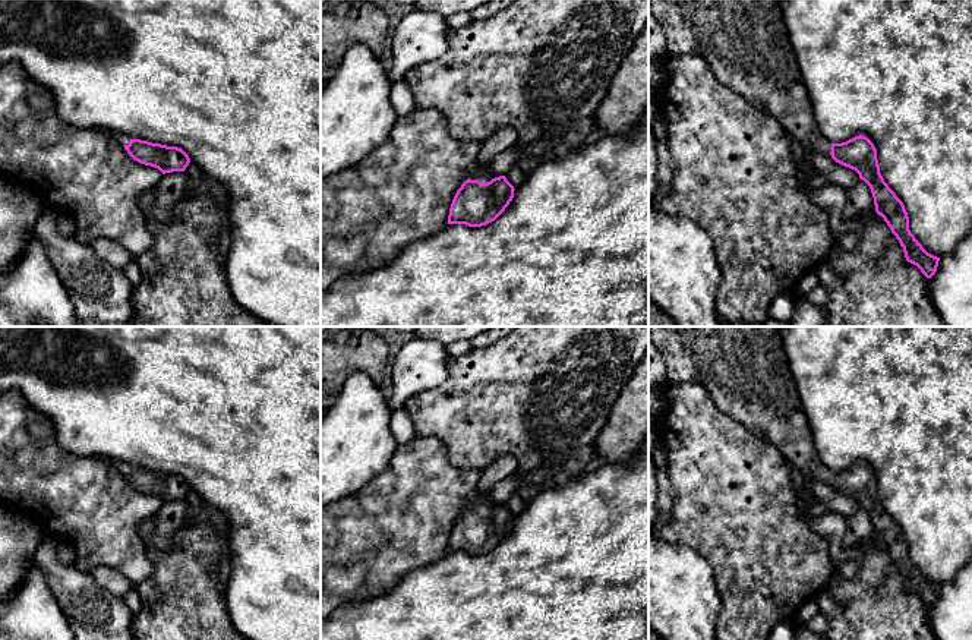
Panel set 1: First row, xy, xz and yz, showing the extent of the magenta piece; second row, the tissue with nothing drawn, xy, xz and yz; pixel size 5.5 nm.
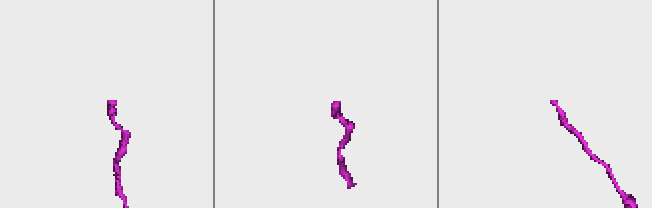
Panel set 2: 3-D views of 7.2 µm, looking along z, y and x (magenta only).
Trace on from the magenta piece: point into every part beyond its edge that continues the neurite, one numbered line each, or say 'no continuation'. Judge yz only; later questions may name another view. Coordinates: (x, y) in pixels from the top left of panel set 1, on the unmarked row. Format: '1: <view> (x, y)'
1: yz (745, 371)

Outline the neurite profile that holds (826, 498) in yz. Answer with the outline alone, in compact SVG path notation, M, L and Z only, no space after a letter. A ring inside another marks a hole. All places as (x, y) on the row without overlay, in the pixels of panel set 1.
M814 479L811 480L811 496L811 502L796 498L801 516L805 520L821 517L826 513L836 513L848 518L861 508L855 498L836 491L831 483Z

